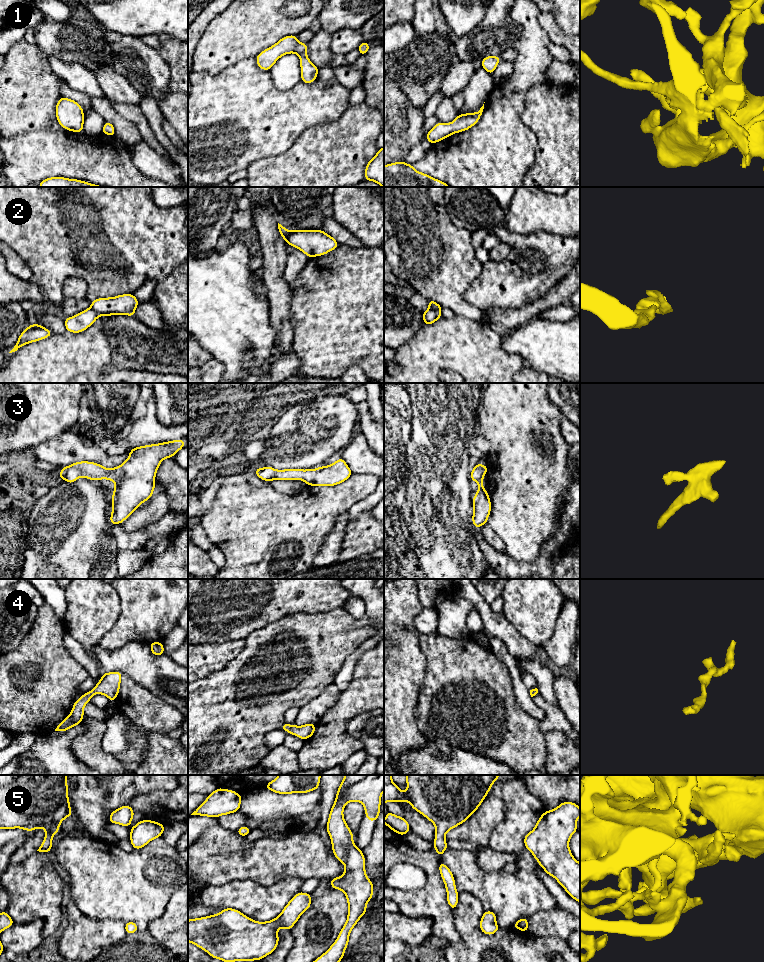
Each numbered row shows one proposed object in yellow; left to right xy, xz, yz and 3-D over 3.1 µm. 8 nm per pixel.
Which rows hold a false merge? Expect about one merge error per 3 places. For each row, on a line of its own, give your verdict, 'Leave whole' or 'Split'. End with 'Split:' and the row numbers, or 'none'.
1: Leave whole
2: Split
3: Leave whole
4: Leave whole
5: Leave whole
Split: 2

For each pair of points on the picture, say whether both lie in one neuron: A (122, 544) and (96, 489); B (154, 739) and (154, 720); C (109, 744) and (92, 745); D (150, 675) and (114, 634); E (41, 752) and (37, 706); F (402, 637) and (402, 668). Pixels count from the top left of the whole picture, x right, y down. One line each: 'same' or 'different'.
A: same
B: different
C: different
D: different
E: different
F: same

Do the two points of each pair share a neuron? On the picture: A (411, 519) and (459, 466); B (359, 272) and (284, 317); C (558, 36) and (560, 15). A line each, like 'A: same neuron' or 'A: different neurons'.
A: same neuron
B: different neurons
C: different neurons

